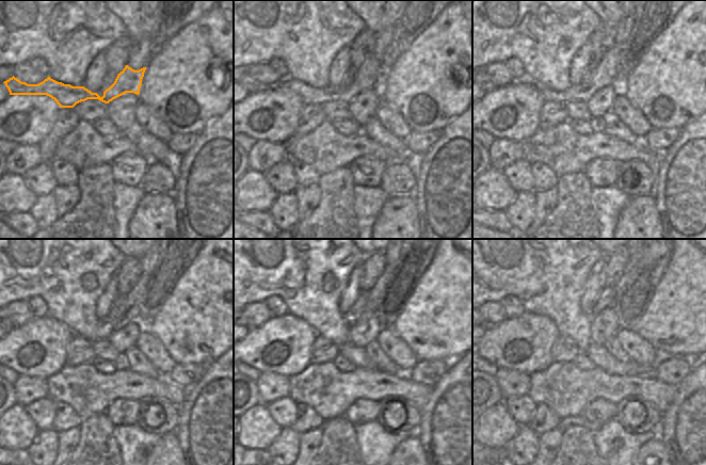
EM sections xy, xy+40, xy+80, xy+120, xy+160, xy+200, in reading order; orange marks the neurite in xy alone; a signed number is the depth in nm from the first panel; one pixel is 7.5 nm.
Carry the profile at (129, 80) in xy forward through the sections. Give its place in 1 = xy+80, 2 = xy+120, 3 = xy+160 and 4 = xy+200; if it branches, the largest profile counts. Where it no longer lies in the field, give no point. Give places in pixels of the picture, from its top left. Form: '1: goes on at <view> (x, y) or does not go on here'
1: goes on at xy+80 (608, 68)
2: goes on at xy+120 (130, 309)
3: goes on at xy+160 (374, 294)
4: goes on at xy+200 (625, 278)

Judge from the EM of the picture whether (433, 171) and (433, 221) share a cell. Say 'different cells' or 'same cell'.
same cell

